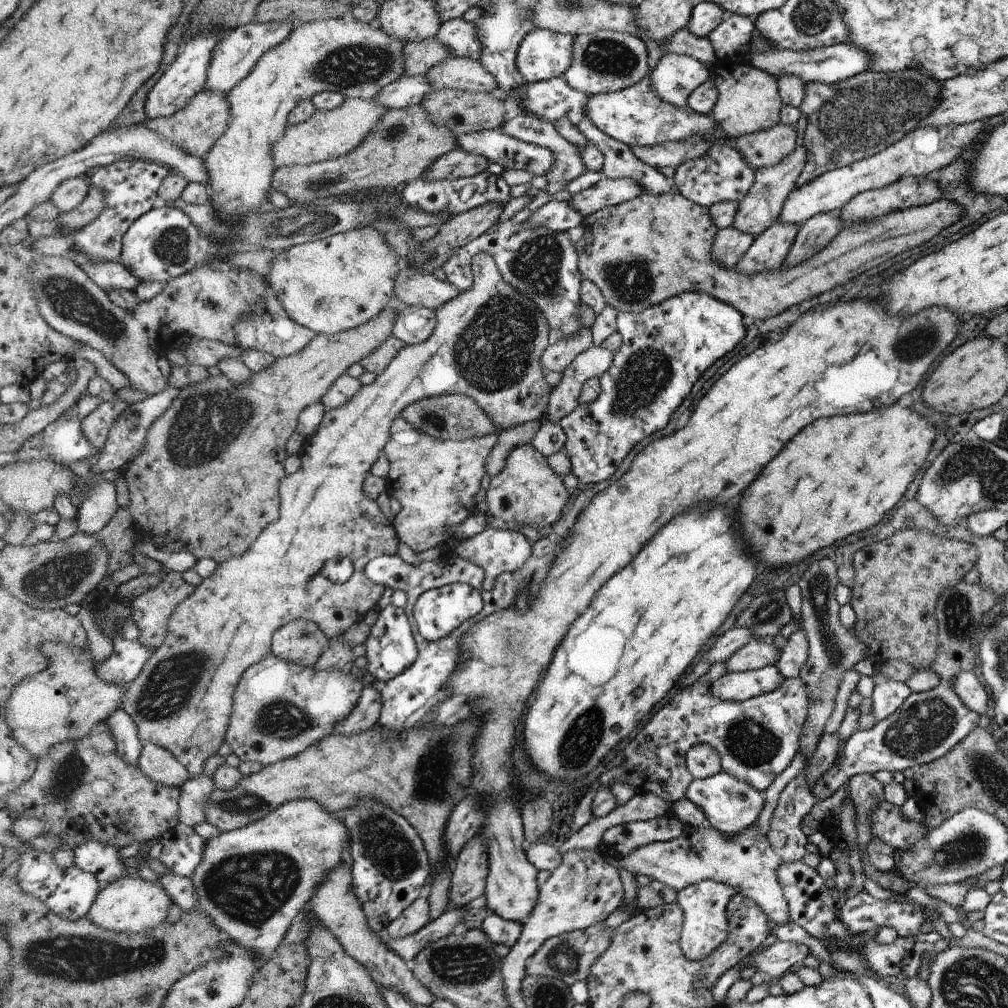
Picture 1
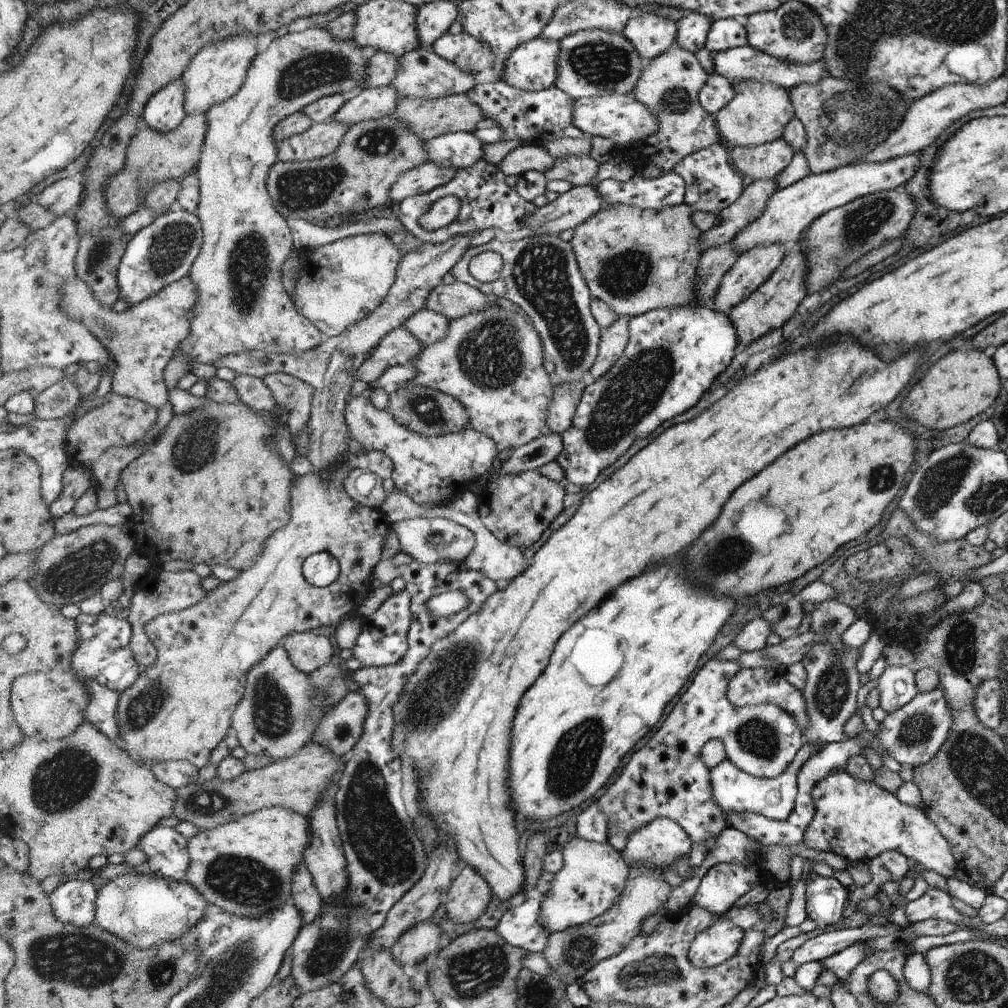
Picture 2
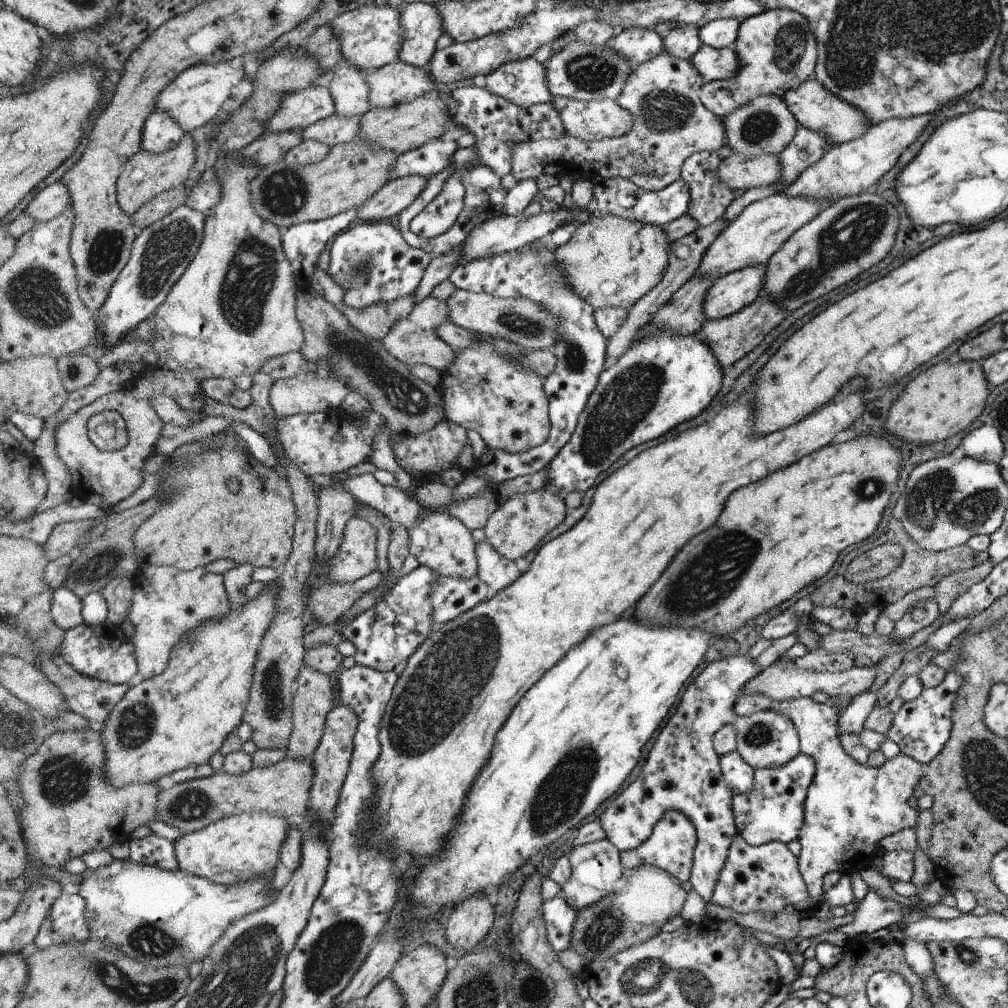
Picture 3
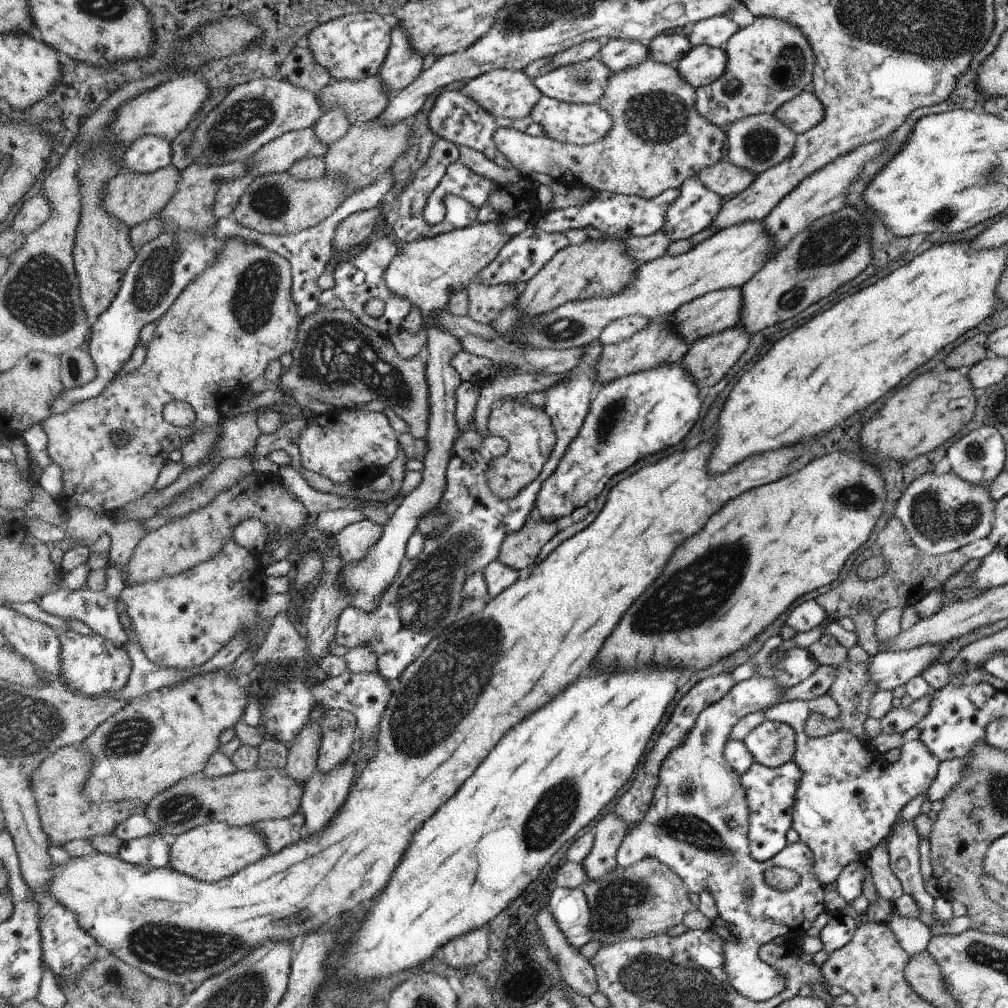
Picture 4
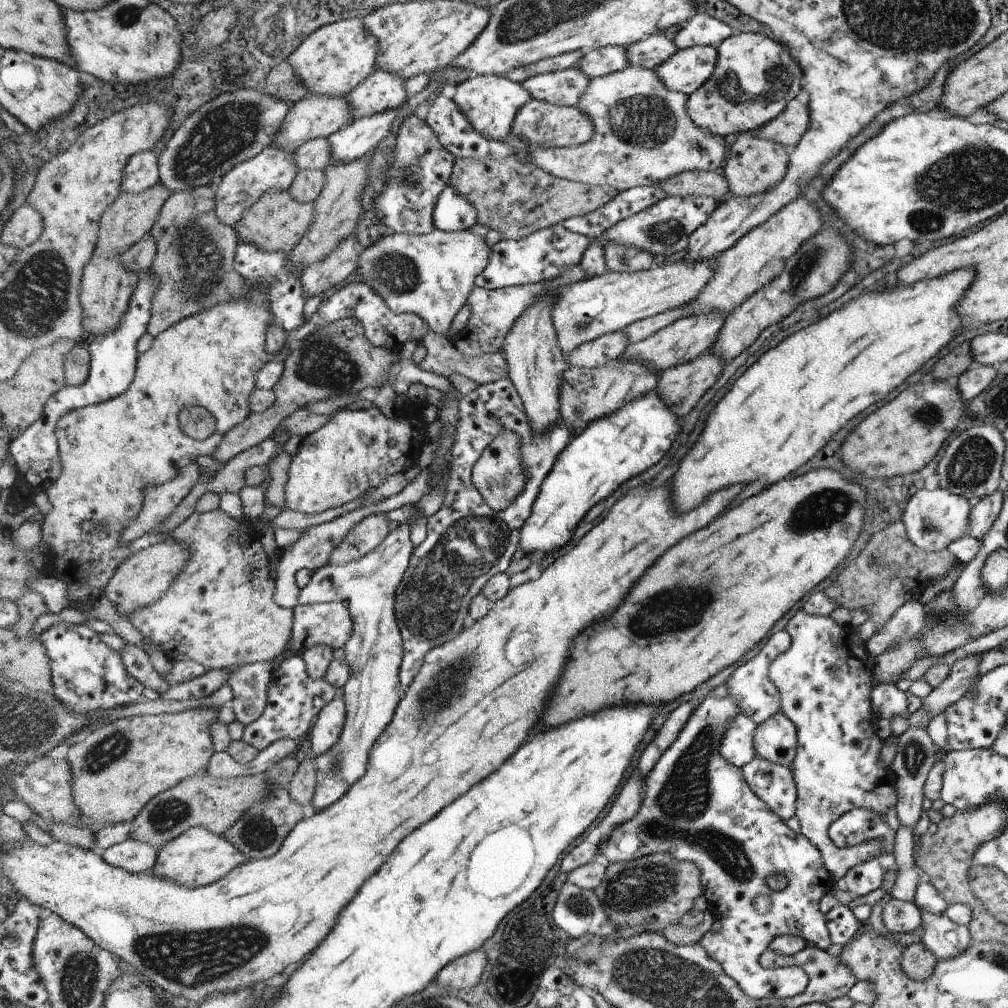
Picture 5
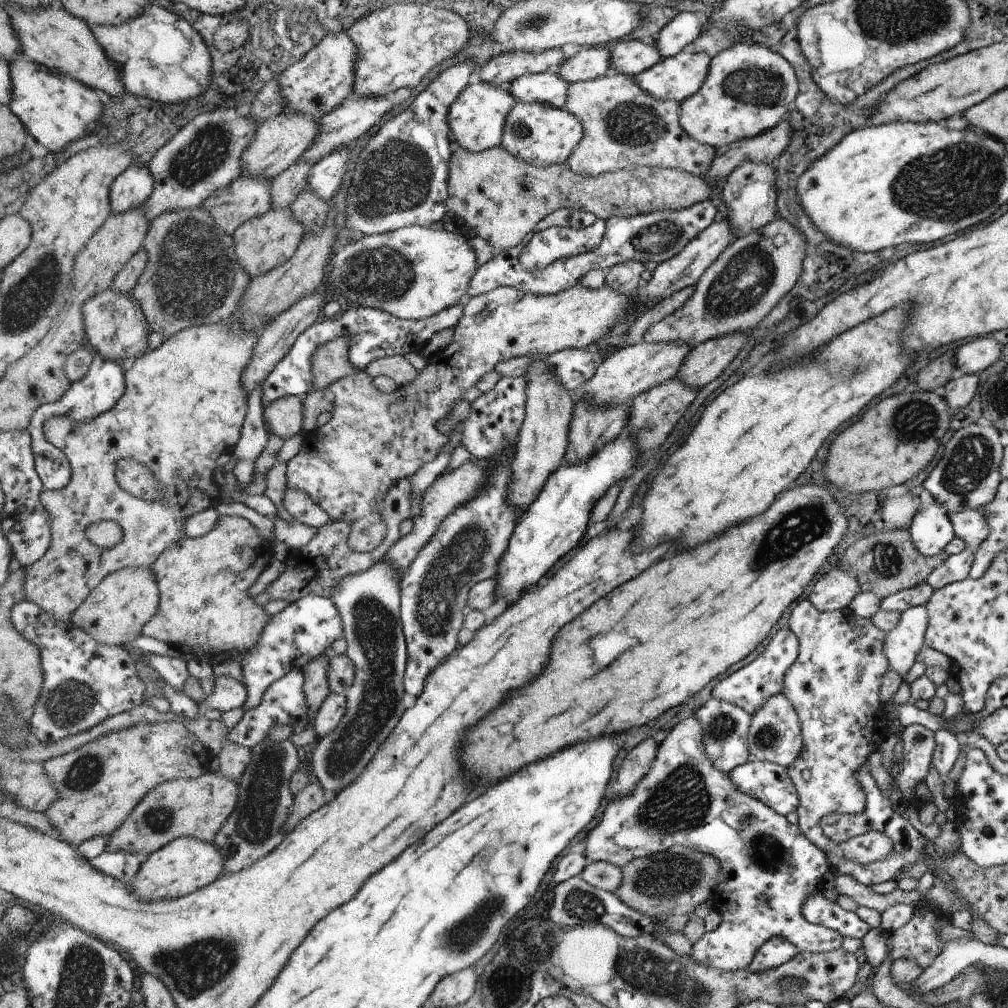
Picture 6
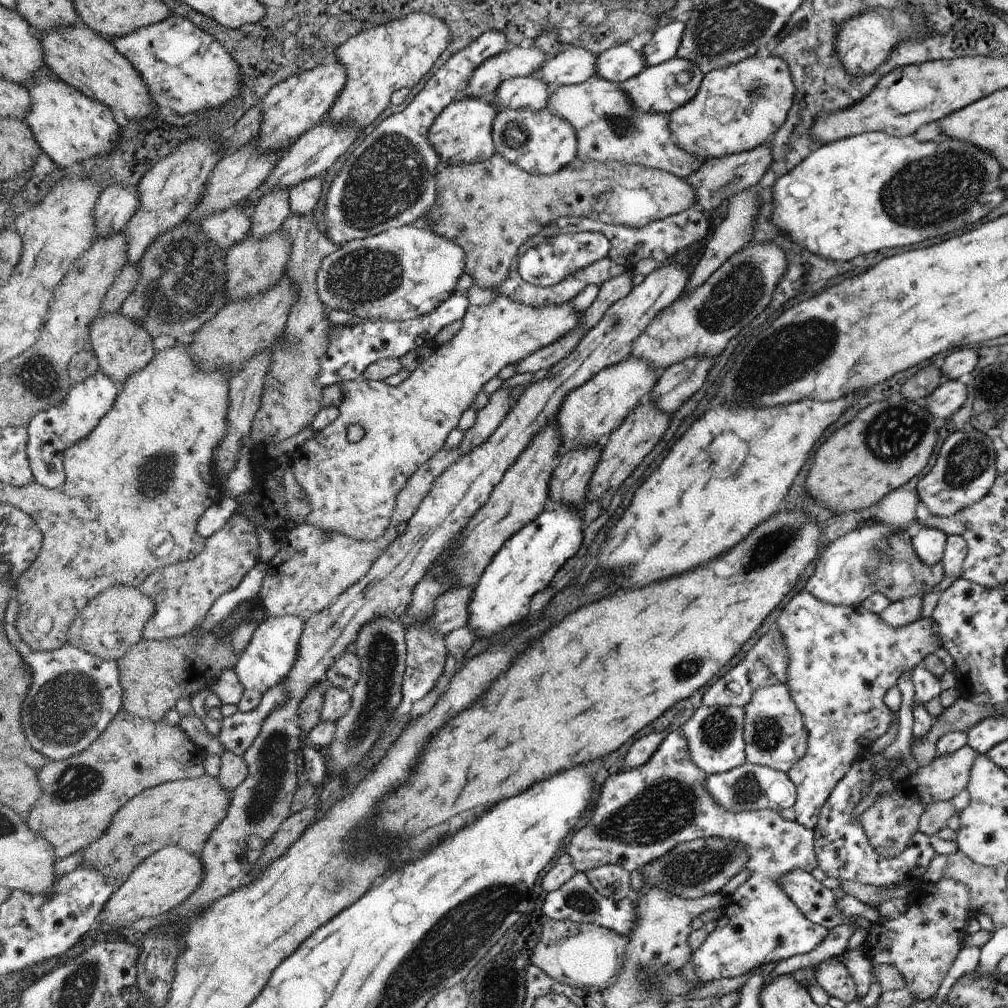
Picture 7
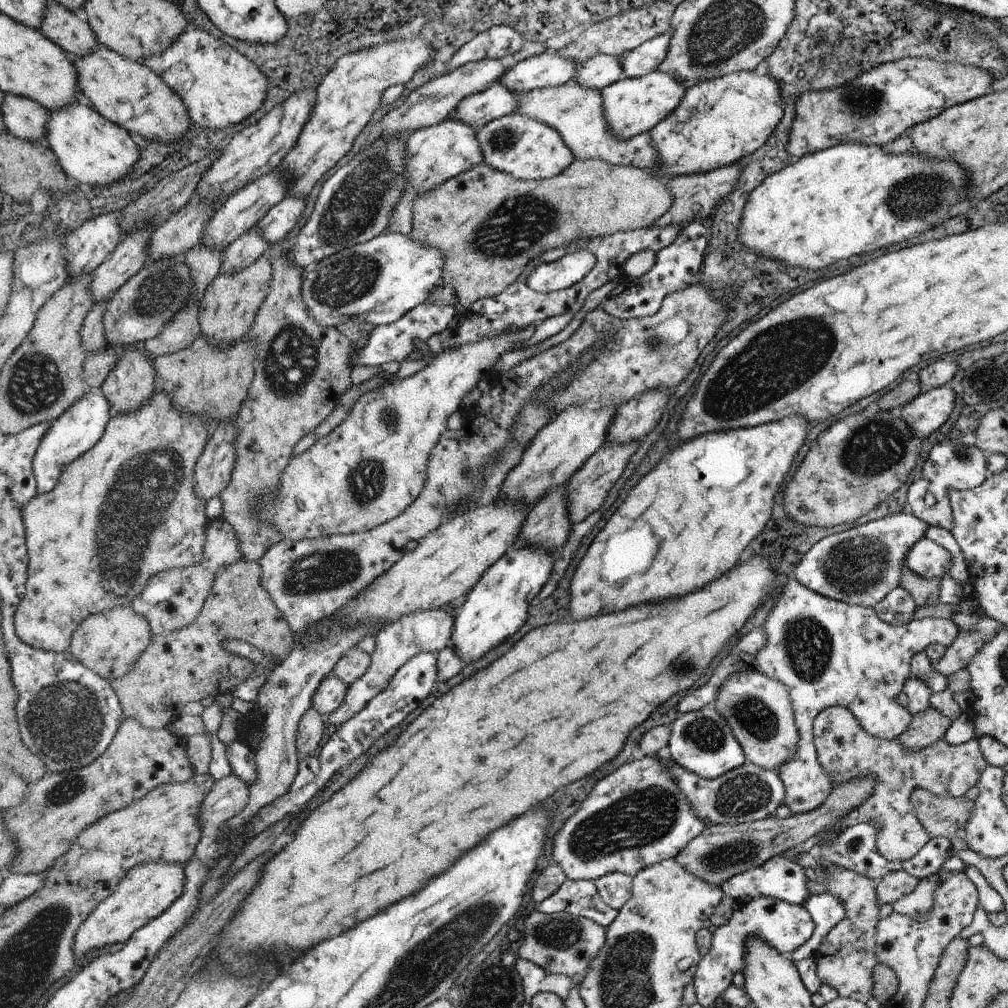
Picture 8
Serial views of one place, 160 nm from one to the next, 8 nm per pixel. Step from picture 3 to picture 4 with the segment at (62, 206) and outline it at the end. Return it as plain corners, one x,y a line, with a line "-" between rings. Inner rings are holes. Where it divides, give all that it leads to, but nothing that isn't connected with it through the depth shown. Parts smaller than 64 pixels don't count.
42,192
23,203
21,211
13,220
12,228
30,236
36,232
51,216
53,207
49,198

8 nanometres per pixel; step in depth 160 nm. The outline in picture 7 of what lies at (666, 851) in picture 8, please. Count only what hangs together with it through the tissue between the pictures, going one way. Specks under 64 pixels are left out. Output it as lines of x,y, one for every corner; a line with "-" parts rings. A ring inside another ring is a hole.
680,731
670,733
658,747
658,750
656,750
656,752
654,752
654,754
648,759
646,764
643,764
638,768
618,771
618,774
612,774
612,776
604,782
600,789
598,800
596,800
596,804
594,804
594,810
592,810
592,813
590,814
590,820
588,820
582,828
574,831
570,843
564,848
563,854
567,856
571,865
578,873
585,873
604,865
620,865
631,873
633,870
638,870
649,865
653,860
658,860
661,856
669,853
676,845
697,838
723,838
726,839
726,842
741,842
747,848
747,853
750,855
749,861
745,864
745,868
752,871
752,875
748,880
741,884
740,887
730,895
731,904
725,907
724,916
717,920
717,925
714,930
707,935
706,940
698,947
698,950
693,952
692,960
695,968
694,972
696,976
698,976
700,982
710,982
718,979
739,977
740,975
746,975
767,963
779,962
796,955
809,953
816,949
818,945
822,944
825,938
828,937
829,930
824,925
816,924
806,917
797,906
797,903
789,897
785,888
781,886
781,878
785,877
786,873
792,873
794,869
802,869
812,872
815,867
818,867
815,848
816,836
813,834
813,830
806,828
802,823
799,823
796,820
786,820
785,818
782,818
782,815
778,811
771,811
770,809
734,813
722,808
722,806
720,806
720,804
718,804
709,793
708,775
706,775
705,772
702,772
693,761
692,756
689,753
688,740
686,740
685,736
682,735

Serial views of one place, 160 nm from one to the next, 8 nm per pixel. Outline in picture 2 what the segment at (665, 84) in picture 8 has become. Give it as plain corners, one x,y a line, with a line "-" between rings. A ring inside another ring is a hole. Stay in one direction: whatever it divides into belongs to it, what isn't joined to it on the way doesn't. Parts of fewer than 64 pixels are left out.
750,45
728,49
722,53
712,53
712,60
714,73
722,75
727,82
751,80
772,83
784,87
787,91
792,89
793,86
801,84
801,82
815,83
821,81
822,77
829,76
829,70
825,66
823,58
809,65
798,65
797,63
787,63
785,60
774,58
772,55
756,50

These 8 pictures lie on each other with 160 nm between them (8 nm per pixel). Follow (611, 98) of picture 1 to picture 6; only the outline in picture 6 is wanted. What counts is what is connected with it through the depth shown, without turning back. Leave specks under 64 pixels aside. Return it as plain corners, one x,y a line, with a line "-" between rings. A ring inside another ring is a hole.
517,102
505,120
501,146
533,167
549,167
568,161
584,137
581,122
567,110
538,103

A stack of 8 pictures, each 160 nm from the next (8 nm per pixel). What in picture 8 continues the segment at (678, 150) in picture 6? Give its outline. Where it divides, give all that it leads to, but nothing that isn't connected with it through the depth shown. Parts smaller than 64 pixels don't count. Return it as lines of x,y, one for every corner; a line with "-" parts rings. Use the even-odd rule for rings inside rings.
572,80
560,86
534,89
522,96
520,105
512,113
518,113
541,123
554,127
561,134
575,160
602,159
607,163
630,165
647,170
657,170
657,162
661,161
649,132
639,134
631,139
618,139
609,130
605,118
604,98
598,89
583,87

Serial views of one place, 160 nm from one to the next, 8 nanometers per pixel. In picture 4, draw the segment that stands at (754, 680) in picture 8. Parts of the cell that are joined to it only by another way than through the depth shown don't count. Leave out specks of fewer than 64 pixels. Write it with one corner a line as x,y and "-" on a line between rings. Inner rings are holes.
780,721
760,723
743,741
754,760
770,768
785,765
796,756
796,731

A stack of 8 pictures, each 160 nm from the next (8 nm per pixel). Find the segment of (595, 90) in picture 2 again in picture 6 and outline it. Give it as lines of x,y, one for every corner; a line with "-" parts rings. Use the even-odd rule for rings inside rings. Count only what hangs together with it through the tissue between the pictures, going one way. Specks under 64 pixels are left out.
555,72
522,75
504,86
516,102
538,103
563,109
569,83

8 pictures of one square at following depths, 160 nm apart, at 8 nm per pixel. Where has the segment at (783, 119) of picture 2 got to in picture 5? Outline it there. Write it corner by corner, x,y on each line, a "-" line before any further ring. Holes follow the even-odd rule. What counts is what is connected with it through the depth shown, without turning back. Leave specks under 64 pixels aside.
752,132
739,133
731,138
730,158
724,164
725,177
732,197
751,197
771,189
786,176
790,149
774,141
759,139

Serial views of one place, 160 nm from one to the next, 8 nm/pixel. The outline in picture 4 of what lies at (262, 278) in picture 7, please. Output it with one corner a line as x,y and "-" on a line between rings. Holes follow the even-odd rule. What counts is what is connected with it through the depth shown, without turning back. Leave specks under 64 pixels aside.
289,172
270,173
255,178
246,189
240,204
234,209
232,218
243,227
265,235
287,235
300,233
316,226
328,218
346,198
347,185
341,177
328,177
320,180
302,181
295,179

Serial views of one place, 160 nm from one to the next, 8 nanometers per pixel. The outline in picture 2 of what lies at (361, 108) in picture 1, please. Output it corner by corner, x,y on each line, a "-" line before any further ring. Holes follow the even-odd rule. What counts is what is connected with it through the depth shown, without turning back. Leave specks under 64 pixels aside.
336,118
321,123
314,122
306,132
294,134
294,136
290,136
290,138
286,138
286,140
277,144
277,160
282,162
309,161
332,155
341,146
345,134
350,129
351,127
348,124
342,124

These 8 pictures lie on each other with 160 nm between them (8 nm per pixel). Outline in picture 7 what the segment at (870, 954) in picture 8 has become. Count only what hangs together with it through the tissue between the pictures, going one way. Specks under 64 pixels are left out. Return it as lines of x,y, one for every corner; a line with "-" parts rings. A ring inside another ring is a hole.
841,956
831,957
817,967
795,971
792,976
808,990
817,982
829,996
835,996
845,1003
857,998
855,980
848,972

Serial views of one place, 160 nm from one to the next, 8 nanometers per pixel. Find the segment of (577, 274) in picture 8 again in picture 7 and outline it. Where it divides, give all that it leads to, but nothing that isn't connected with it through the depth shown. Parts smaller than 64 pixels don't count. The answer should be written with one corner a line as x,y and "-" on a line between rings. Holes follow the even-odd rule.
602,233
562,234
556,238
546,238
537,248
531,248
522,257
517,258
520,259
518,268
526,282
539,287
549,287
608,256
609,250
610,241

